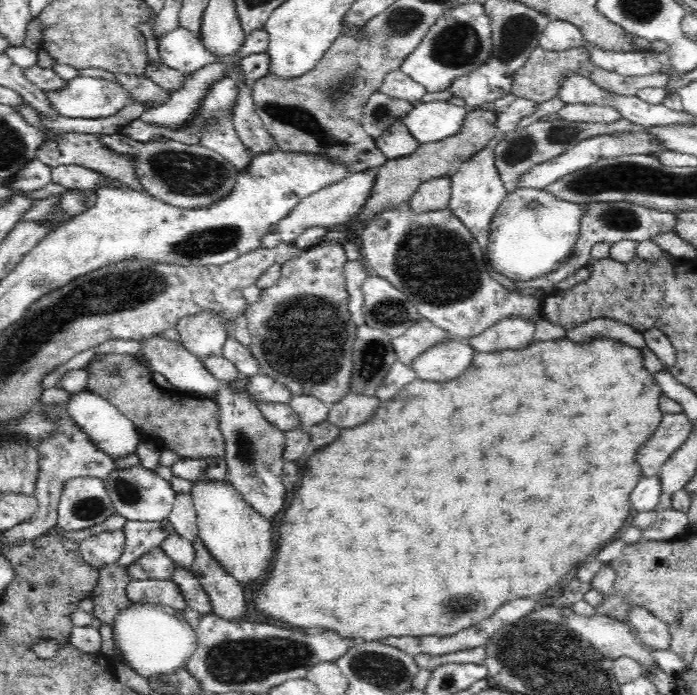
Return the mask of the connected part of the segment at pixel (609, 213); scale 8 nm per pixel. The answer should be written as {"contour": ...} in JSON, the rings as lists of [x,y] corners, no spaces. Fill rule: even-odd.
{"contour":[[[595,202],[583,206],[583,213],[580,220],[579,238],[570,261],[566,262],[566,265],[563,265],[556,272],[546,276],[527,282],[514,281],[514,286],[516,286],[515,291],[518,294],[534,296],[536,290],[542,290],[544,294],[547,294],[554,283],[560,282],[563,278],[568,278],[575,271],[589,265],[590,260],[592,260],[591,250],[594,246],[600,244],[600,242],[613,245],[615,242],[620,242],[621,240],[631,240],[639,243],[648,241],[662,232],[673,231],[676,215],[671,212],[646,208],[634,202]]]}

